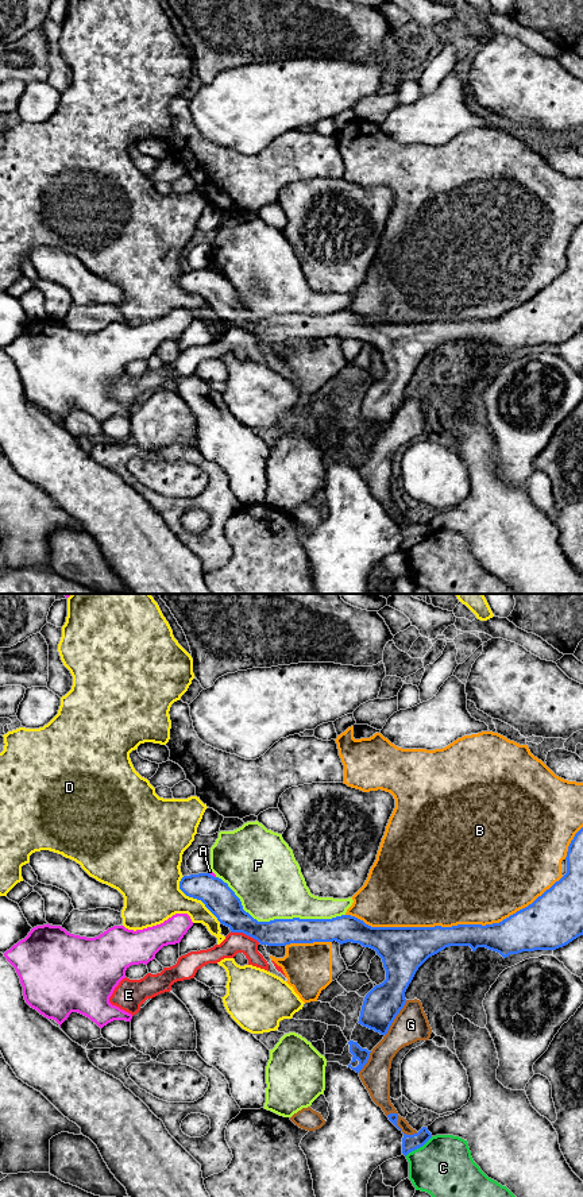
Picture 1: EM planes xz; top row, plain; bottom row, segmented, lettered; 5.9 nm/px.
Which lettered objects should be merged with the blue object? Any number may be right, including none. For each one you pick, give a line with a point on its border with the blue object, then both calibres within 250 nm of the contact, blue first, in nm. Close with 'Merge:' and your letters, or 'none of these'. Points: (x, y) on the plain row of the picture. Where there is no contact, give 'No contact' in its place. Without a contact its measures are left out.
Merge: none of these

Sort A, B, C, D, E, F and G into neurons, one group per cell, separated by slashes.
A / B / C / D / E / F / G

